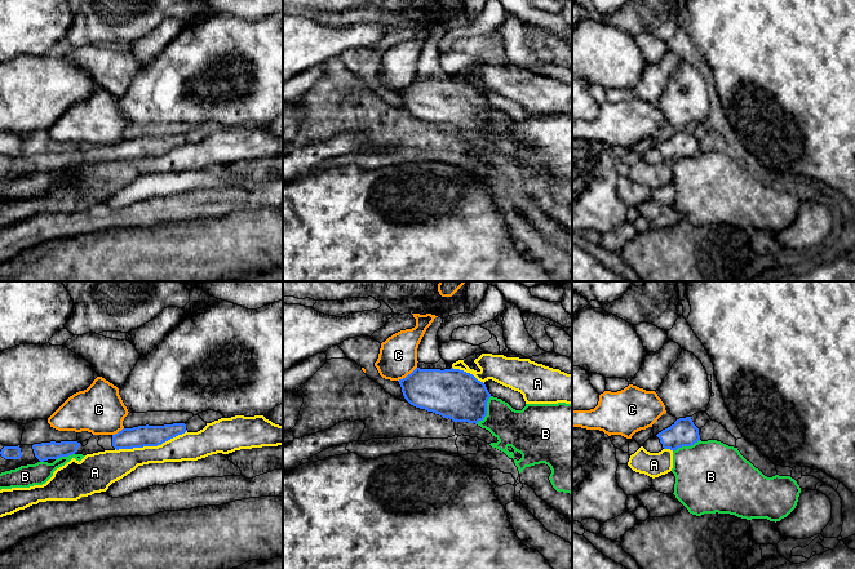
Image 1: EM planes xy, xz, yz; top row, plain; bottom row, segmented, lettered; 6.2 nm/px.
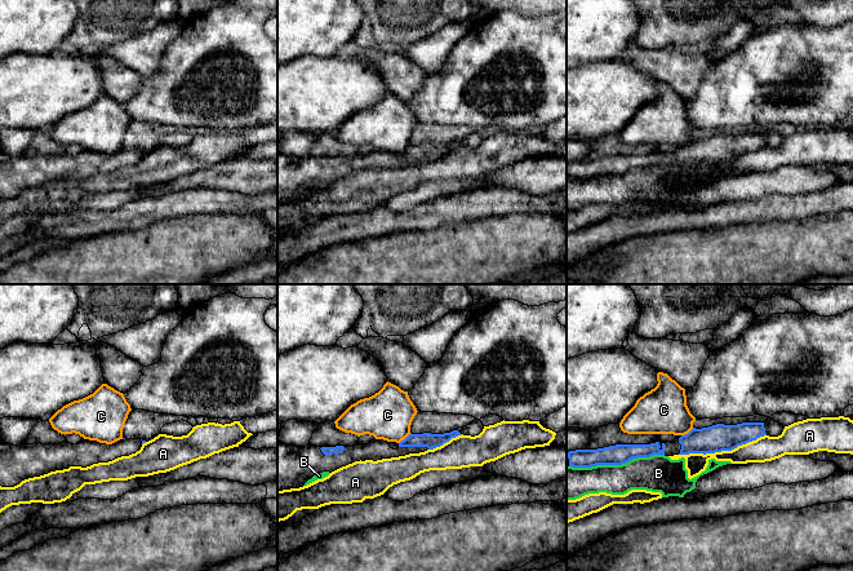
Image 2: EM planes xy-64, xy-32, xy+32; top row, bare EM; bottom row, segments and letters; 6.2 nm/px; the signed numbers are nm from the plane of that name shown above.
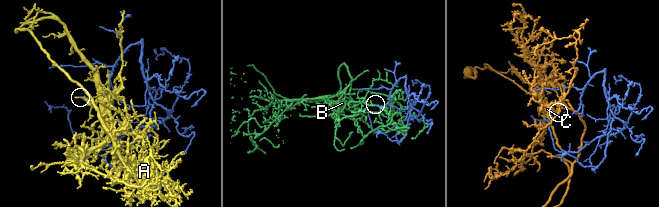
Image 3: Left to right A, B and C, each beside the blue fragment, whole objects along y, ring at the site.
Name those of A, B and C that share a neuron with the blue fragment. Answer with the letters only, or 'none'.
none

